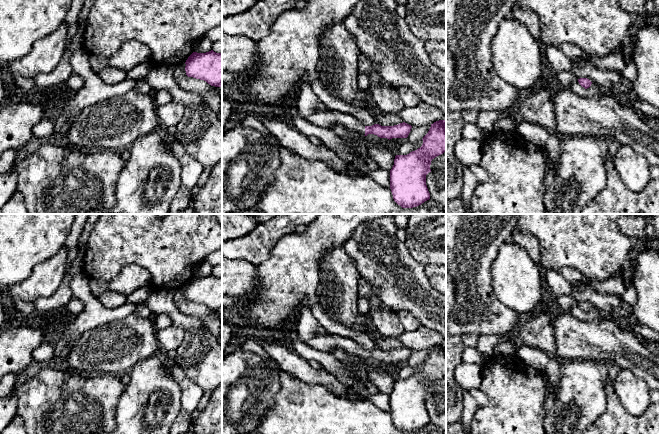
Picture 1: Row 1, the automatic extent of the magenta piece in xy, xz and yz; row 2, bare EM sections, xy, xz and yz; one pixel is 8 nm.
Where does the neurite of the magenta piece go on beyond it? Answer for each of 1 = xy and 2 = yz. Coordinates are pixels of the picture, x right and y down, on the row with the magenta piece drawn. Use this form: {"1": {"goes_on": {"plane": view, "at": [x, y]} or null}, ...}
{"1": {"goes_on": null}, "2": {"goes_on": null}}

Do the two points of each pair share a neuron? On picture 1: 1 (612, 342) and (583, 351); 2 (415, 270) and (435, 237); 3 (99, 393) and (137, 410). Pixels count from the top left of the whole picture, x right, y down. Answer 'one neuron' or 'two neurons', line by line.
1: one neuron
2: two neurons
3: two neurons

